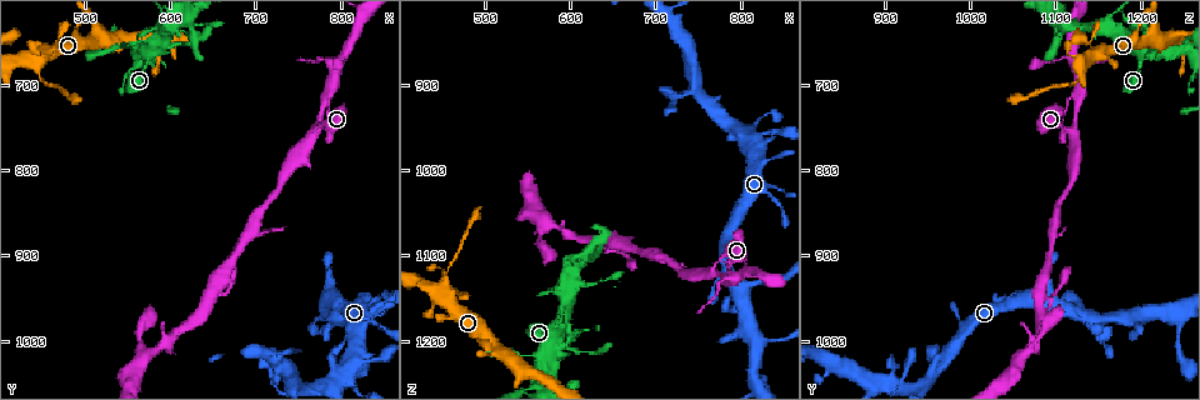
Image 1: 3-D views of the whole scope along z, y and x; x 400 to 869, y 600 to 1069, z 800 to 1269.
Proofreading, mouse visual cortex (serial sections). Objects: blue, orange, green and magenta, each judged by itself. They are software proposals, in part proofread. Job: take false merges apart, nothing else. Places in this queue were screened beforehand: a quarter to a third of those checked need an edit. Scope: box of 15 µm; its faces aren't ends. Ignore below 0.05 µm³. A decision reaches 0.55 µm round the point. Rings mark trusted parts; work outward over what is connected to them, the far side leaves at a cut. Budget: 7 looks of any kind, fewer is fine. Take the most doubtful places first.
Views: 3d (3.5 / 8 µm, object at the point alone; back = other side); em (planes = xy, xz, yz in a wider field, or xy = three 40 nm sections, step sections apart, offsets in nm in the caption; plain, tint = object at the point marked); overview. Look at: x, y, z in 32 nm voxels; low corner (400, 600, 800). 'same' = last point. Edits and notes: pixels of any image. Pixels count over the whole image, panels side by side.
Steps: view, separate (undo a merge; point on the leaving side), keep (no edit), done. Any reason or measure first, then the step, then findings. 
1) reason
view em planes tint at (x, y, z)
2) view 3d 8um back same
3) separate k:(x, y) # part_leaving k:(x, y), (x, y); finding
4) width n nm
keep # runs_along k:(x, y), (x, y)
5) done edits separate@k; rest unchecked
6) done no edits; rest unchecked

thick turns thin
view 3d 3.5um at (450, 695, 1130)

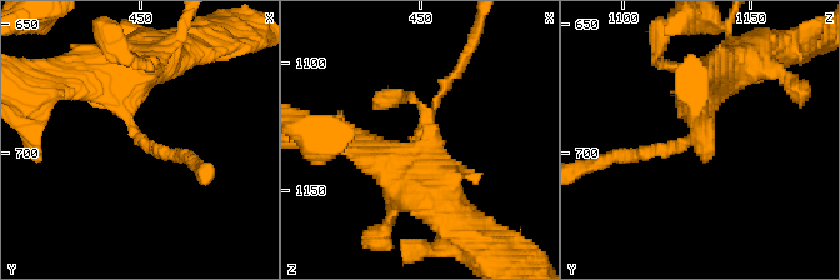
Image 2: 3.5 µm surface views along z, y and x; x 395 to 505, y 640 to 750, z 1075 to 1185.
arm_widths 150, 450 nm; now the EM
view em xy step 1 tint at (449, 694, 1129)

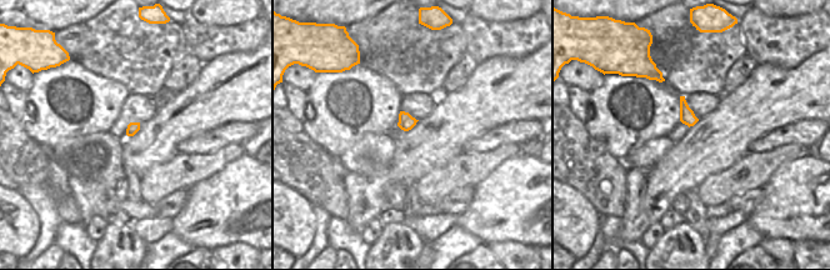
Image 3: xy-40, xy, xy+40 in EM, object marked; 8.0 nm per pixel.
separate 2:(655, 151) # part_leaving 2:(689, 136), (673, 148), (599, 163); two cells meet here

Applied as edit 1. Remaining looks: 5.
three-way junction
view 3d 8um at (770, 755, 1120)

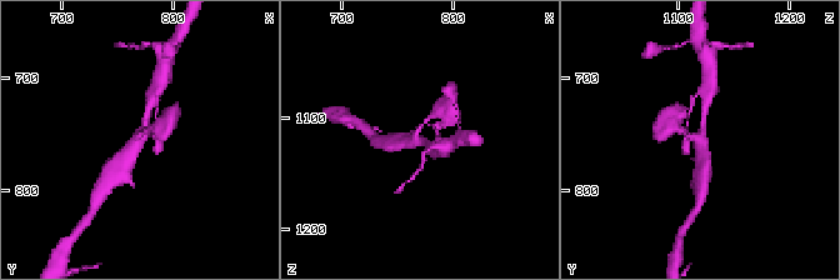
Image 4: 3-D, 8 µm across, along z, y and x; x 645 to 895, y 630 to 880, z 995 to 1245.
arms 3; arm_widths 150, 150, 300 nm; now the EM
view em xy step 2 tint at (766, 756, 1118)

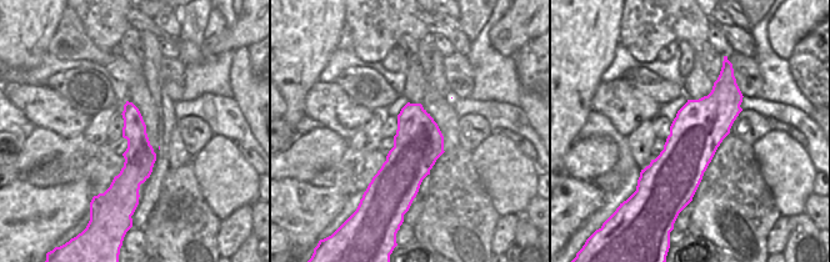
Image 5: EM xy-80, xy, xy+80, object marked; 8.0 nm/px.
width 400 nm
keep # runs_along 4:(156, 130), (139, 135), (118, 174); continuous, no second cell

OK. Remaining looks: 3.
abrupt turn
view 3d 3.5um at (580, 660, 1200)

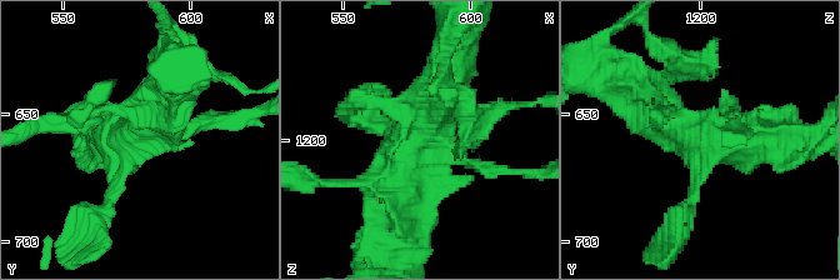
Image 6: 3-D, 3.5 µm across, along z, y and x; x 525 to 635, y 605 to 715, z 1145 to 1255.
view em xy step 1 tint at (579, 661, 1199)

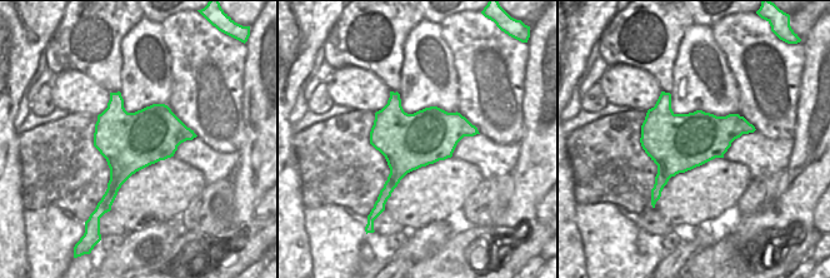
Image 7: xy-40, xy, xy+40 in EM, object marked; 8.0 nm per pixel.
keep # runs_along 6:(103, 214), (164, 84); one cell here

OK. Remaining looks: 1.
done edits separate@2; rest unchecked

